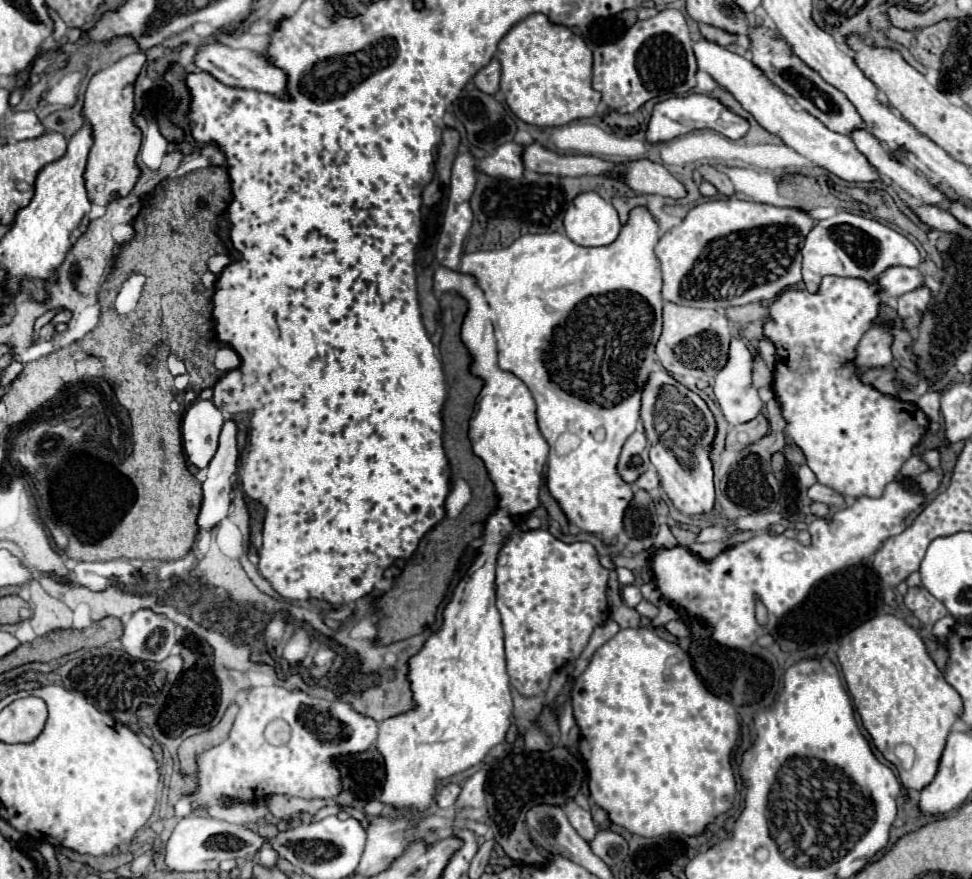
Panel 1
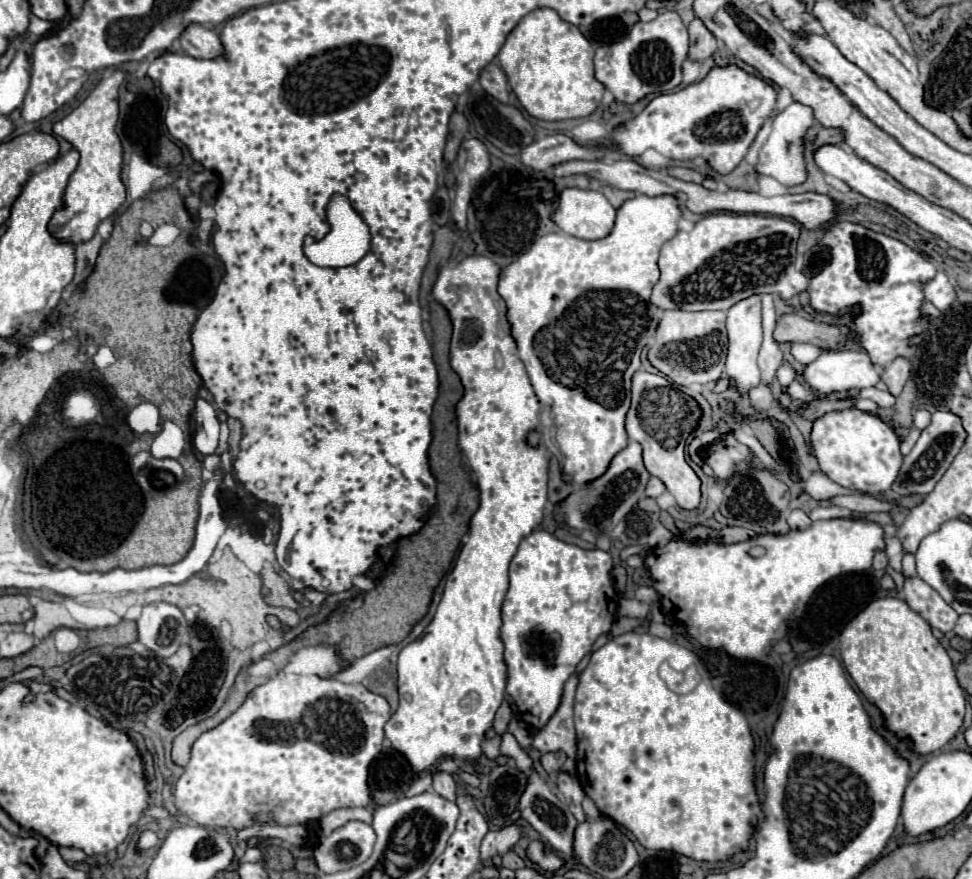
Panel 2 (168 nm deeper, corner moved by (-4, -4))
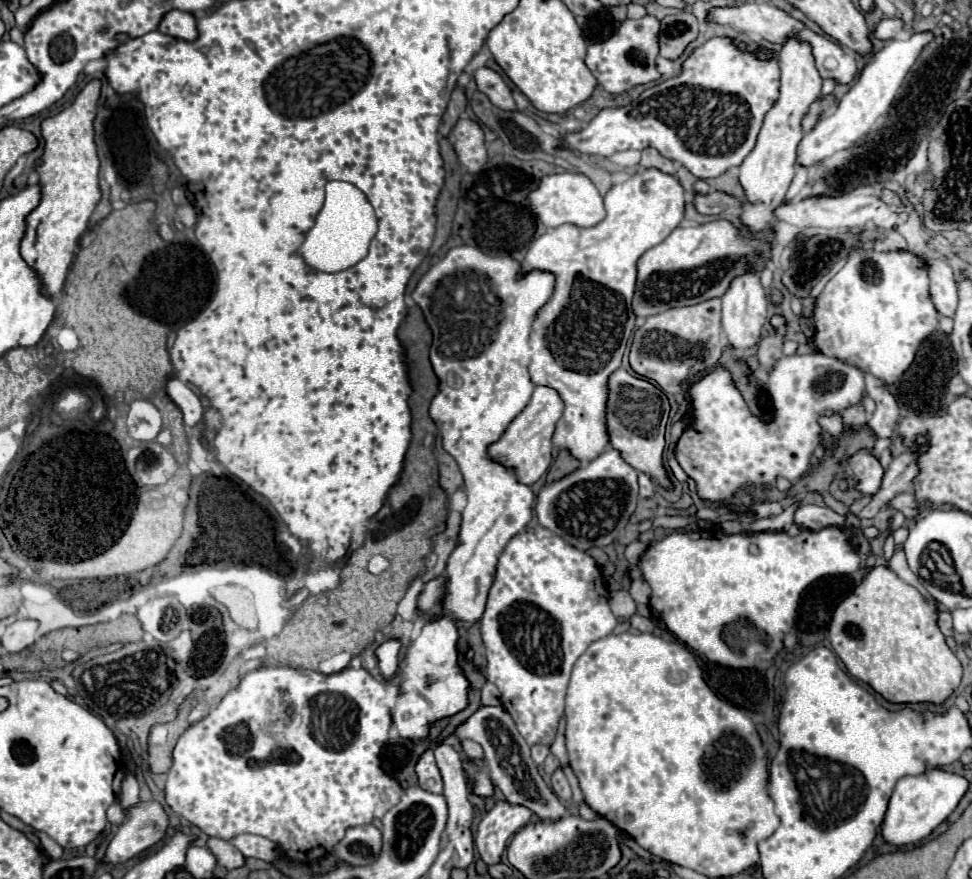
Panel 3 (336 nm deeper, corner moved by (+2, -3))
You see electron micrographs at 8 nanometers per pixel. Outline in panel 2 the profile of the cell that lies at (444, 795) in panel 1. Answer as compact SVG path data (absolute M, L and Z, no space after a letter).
M433 772L433 790L447 800L455 800L457 782L449 772Z

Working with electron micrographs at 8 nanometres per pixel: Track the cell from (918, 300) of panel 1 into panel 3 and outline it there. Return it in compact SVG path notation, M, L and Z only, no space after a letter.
M867 373L865 385L869 397L877 403L875 413L869 417L869 427L877 433L877 437L891 437L899 421L899 405L887 385L875 375Z

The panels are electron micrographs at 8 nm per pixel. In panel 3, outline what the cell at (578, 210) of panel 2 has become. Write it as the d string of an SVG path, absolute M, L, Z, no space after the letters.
M555 173L543 177L539 187L531 191L531 207L545 227L561 227L565 223L577 227L595 227L605 217L603 197L591 179L579 173Z

